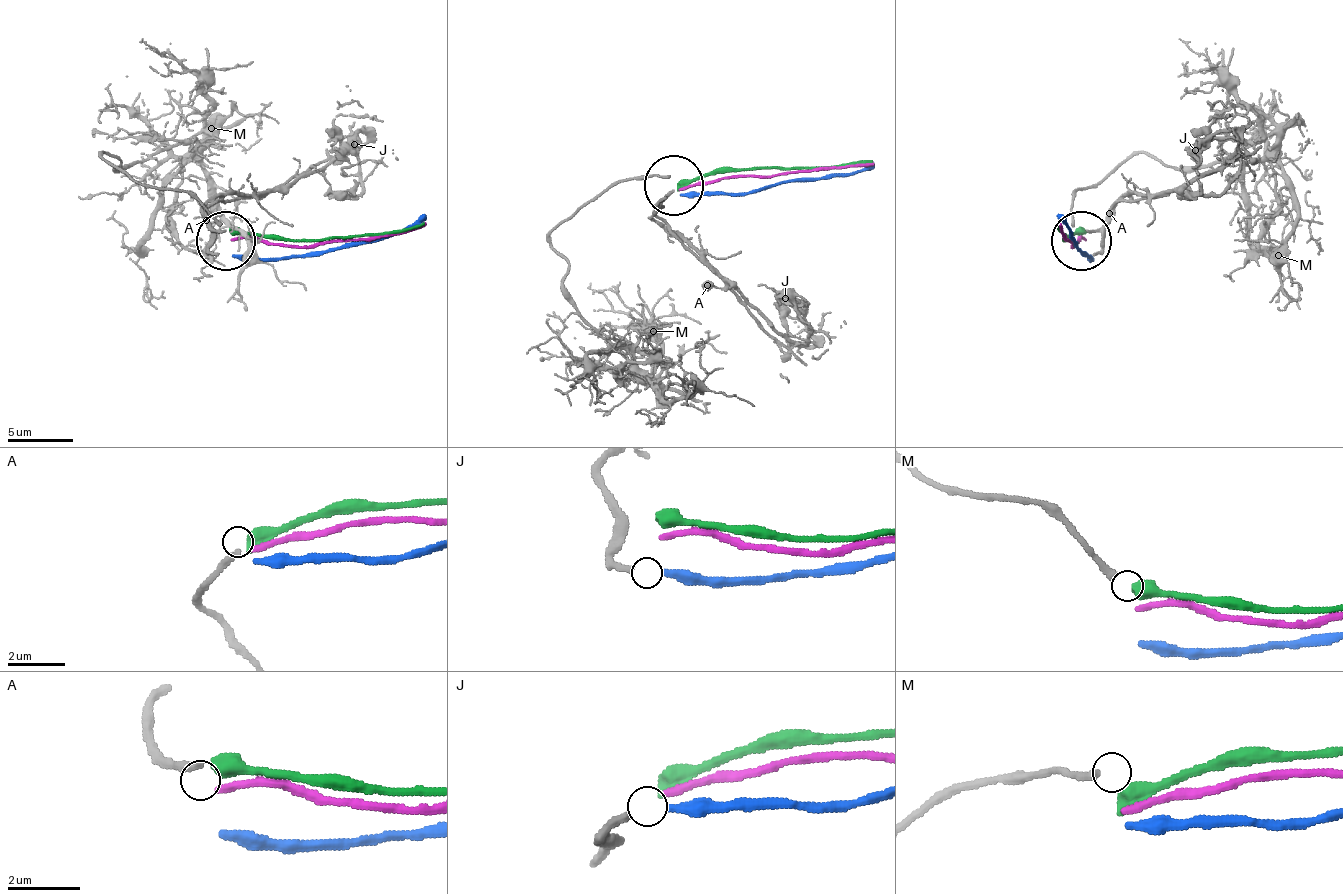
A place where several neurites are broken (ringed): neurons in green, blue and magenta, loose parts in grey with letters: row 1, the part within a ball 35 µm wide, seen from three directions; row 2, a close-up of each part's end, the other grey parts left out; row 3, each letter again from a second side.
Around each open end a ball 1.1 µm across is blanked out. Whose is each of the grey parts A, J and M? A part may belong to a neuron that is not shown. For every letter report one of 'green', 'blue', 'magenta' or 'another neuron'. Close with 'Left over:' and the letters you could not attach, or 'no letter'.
A: green
J: blue
M: another neuron
Left over: M

